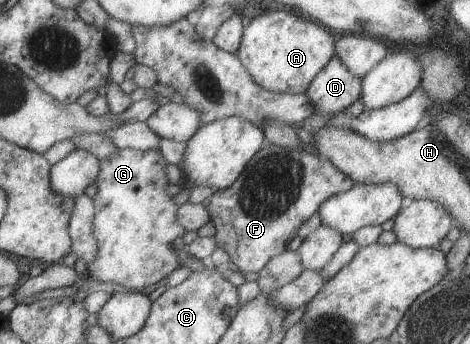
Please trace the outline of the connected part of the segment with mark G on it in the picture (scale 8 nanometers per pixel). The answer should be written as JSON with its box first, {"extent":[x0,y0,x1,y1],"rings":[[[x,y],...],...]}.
{"extent":[88,149,188,292],"rings":[[[118,149],[100,161],[100,171],[94,185],[97,187],[94,202],[93,234],[98,244],[96,259],[88,264],[88,273],[99,282],[115,283],[135,292],[149,292],[156,284],[178,269],[179,251],[185,246],[183,236],[188,232],[178,223],[178,205],[168,195],[166,160],[155,150]]]}

